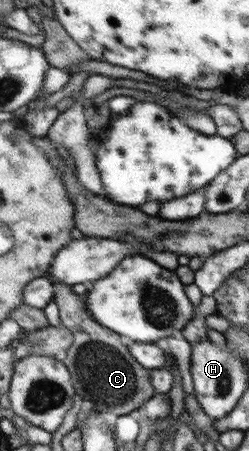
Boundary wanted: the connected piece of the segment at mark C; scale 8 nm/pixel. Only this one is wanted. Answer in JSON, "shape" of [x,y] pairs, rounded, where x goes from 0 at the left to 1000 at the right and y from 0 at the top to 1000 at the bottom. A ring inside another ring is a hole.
{"shape":[[[217,625],[217,670],[237,683],[245,714],[297,741],[297,761],[257,789],[253,803],[281,820],[309,874],[333,882],[341,900],[438,922],[490,918],[546,920],[550,905],[622,878],[606,849],[606,818],[582,816],[526,785],[478,749],[478,738],[406,718],[353,685],[341,654],[305,652],[285,632]]]}

